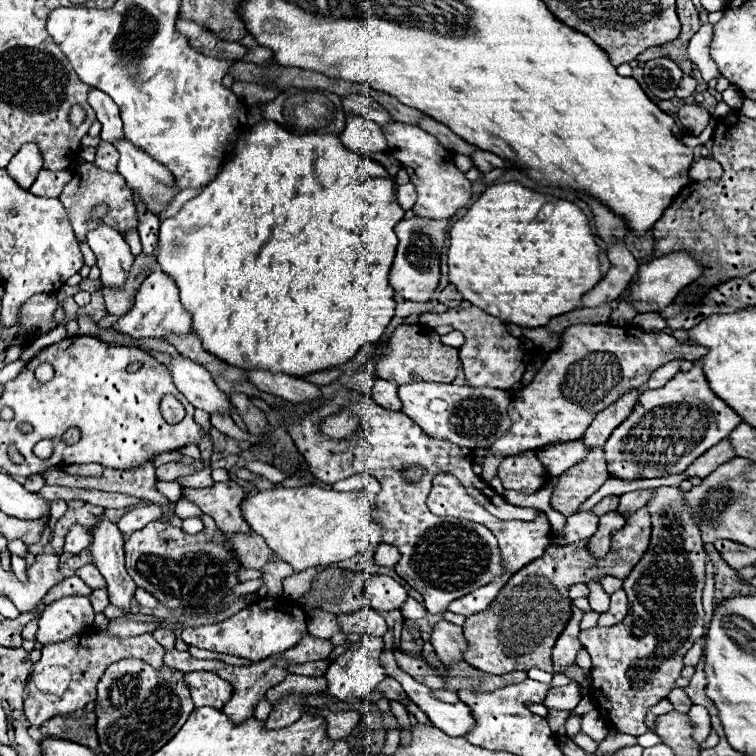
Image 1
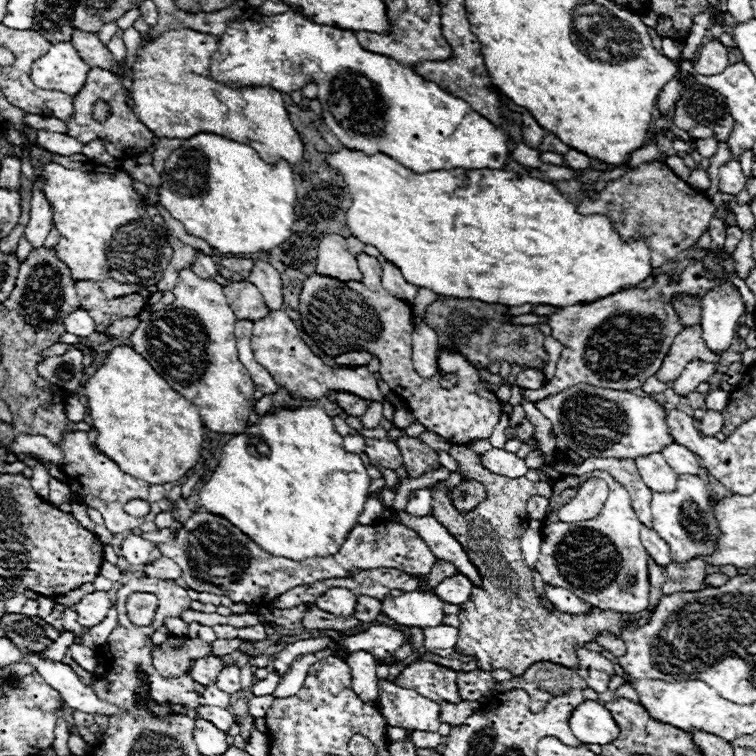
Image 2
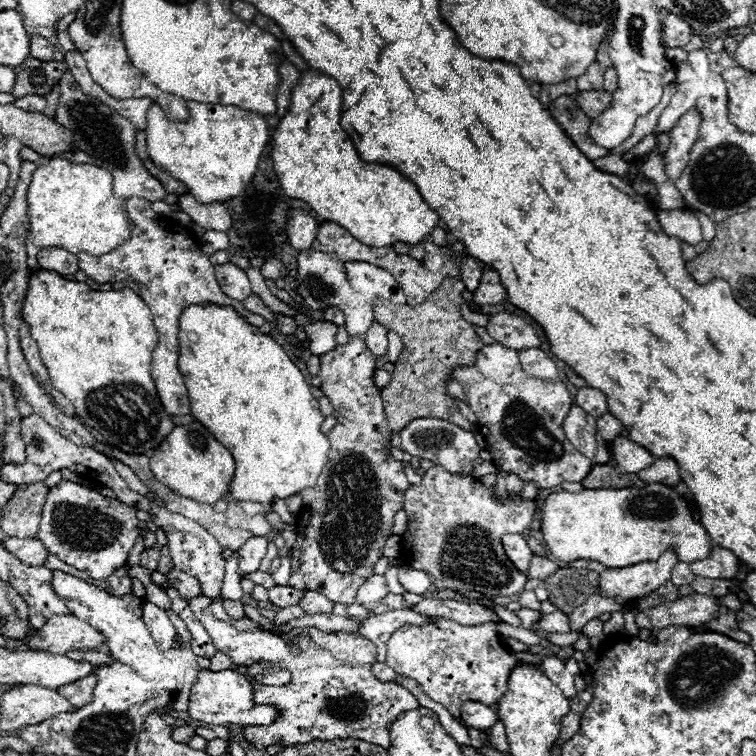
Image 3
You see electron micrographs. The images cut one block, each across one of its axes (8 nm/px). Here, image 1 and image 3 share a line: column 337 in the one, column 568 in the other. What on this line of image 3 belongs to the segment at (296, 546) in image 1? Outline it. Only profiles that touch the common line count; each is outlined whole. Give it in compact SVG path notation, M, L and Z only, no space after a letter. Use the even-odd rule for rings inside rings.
M662 484L622 490L552 492L544 502L540 534L556 560L596 560L606 568L626 568L644 560L658 560L668 546L676 546L676 554L682 554L682 562L688 564L706 558L712 550L712 540L694 522L690 504L672 486Z

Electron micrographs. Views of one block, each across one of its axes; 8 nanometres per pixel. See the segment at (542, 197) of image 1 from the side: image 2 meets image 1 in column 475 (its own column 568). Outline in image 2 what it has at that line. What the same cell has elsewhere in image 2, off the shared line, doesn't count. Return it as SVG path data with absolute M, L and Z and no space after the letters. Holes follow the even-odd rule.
M342 148L340 152L332 152L326 156L326 164L338 172L350 192L352 206L346 210L346 224L354 238L358 238L364 244L376 246L380 254L386 256L396 268L400 268L404 280L410 284L416 284L420 288L428 288L442 296L460 296L460 298L474 298L474 300L488 300L488 302L500 302L506 306L522 306L522 304L550 304L550 306L574 306L574 304L588 304L596 302L600 298L606 298L614 292L618 292L624 286L636 286L644 278L650 276L650 250L646 244L640 242L622 242L618 232L614 232L610 220L602 214L582 216L576 212L576 206L564 200L564 196L548 182L542 182L538 178L522 176L516 172L504 172L504 170L464 170L464 168L452 168L452 170L434 170L426 174L410 172L406 166L396 162L394 158L376 152L372 156L366 156L358 150Z

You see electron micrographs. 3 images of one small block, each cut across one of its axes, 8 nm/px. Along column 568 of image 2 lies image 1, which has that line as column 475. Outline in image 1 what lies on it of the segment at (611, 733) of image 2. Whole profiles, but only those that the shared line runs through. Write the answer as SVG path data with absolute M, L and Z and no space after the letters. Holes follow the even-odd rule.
M383 650L380 654L380 664L385 668L387 674L396 678L402 686L404 686L404 692L408 694L408 698L430 718L430 722L440 728L442 732L448 732L448 736L452 738L460 738L460 736L466 736L466 732L470 732L476 724L470 708L458 698L456 692L452 690L432 690L420 682L416 682L412 676L408 676L406 672L402 672L396 663L394 654L390 650Z

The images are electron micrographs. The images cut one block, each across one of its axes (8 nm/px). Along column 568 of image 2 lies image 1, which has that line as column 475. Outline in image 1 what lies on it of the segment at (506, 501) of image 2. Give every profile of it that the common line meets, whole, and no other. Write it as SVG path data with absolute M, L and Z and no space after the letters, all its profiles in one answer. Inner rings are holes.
M646 508L636 510L634 514L630 514L626 518L624 528L614 530L610 534L610 552L604 558L596 558L590 554L588 550L588 540L580 540L576 544L568 544L568 546L558 546L552 550L546 550L538 560L534 560L532 564L520 568L520 572L516 572L498 592L498 596L490 602L490 606L474 616L466 618L464 624L464 636L468 638L468 650L464 654L464 660L468 664L472 664L474 668L500 676L500 674L508 674L512 670L528 670L528 668L544 668L548 672L552 670L552 646L556 644L558 636L562 634L562 630L566 628L568 620L572 618L572 600L568 598L568 590L578 584L578 582L600 582L602 576L618 576L620 580L624 580L632 568L638 564L640 556L646 552L648 542L650 542L650 516L646 512Z

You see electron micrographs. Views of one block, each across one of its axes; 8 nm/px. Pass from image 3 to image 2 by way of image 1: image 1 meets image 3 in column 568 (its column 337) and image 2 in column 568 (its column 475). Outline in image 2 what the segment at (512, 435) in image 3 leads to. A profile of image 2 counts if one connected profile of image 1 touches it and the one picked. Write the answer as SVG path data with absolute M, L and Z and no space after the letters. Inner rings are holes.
M594 470L590 474L582 474L582 476L574 476L574 474L562 474L554 484L552 484L554 492L552 498L548 500L548 512L546 518L542 520L542 552L538 556L536 562L536 570L542 574L542 580L550 586L556 588L566 588L570 592L574 592L576 596L580 596L580 600L584 600L586 604L600 608L600 610L612 610L612 612L642 612L648 608L648 590L650 590L650 582L648 582L648 554L640 542L640 528L642 522L638 520L636 512L630 506L630 496L626 492L626 488L622 484L618 484L606 470ZM590 476L598 476L602 480L606 480L606 484L610 486L610 494L608 500L604 502L600 514L592 520L582 520L582 522L560 522L556 512L560 508L560 504L564 504L566 500L562 498L562 492L566 488L576 488L578 484L586 482Z

